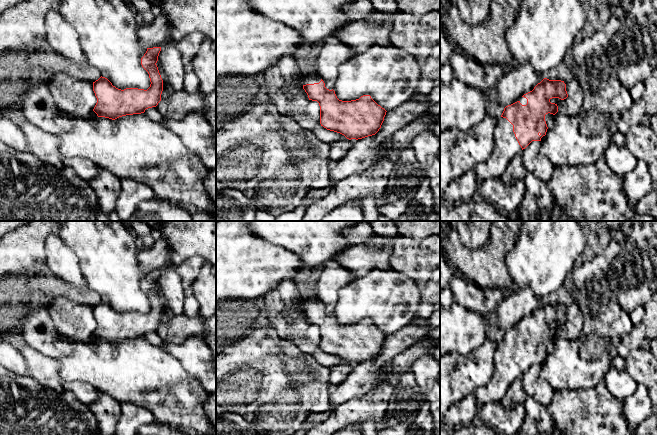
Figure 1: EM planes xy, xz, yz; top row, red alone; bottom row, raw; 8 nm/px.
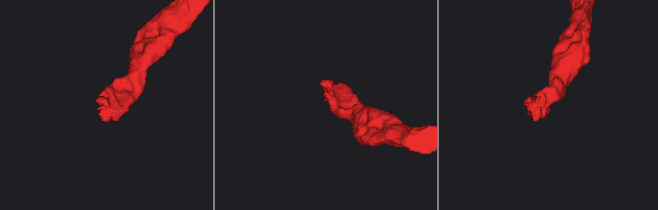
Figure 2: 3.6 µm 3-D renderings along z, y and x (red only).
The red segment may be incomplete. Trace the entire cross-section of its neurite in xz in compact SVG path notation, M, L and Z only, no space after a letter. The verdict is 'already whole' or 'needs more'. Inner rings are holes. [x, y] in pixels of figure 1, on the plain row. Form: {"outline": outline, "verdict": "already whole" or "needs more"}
{"outline": "M308 295L302 300L303 313L309 324L317 325L320 330L320 348L330 355L344 359L347 363L362 363L375 359L384 345L386 334L378 329L370 319L363 319L351 325L339 324L335 315L325 311L324 305L315 295Z", "verdict": "needs more"}

